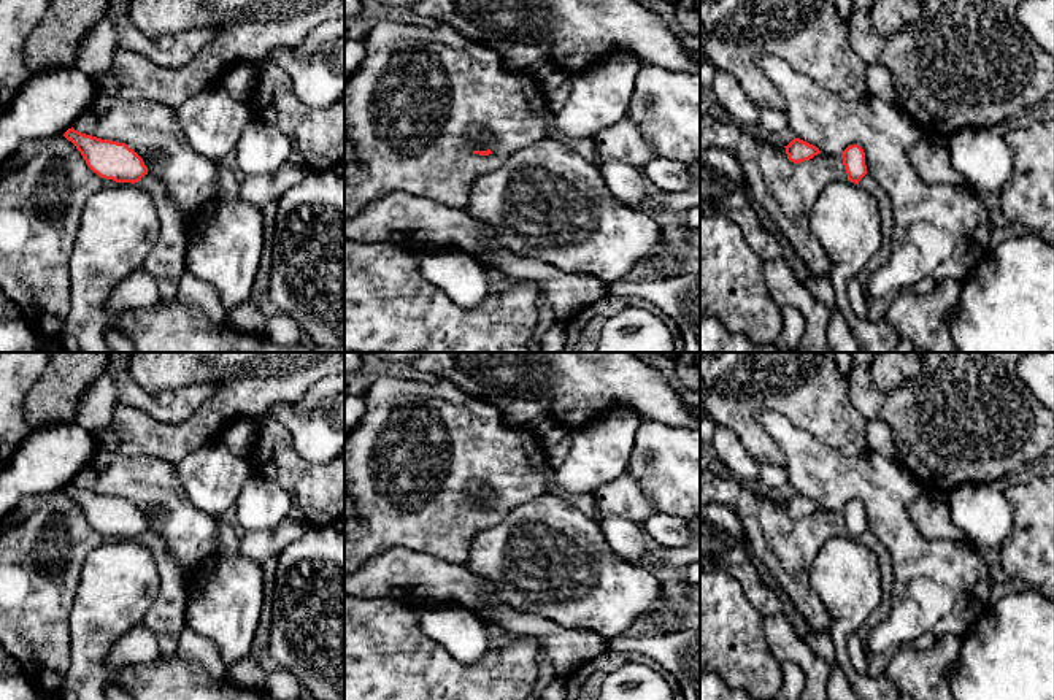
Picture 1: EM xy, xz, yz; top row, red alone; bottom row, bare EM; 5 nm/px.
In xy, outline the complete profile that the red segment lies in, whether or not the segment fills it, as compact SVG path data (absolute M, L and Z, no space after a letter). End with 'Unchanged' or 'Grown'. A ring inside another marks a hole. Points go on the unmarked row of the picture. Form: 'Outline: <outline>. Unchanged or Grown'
Outline: M73 483L63 492L76 502L87 522L100 533L135 540L148 530L143 514L125 498L86 490Z. Unchanged

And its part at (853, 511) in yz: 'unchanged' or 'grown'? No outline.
unchanged

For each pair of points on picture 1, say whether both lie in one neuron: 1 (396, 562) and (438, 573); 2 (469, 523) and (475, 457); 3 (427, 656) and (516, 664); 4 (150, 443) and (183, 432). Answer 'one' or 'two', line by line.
1: one
2: one
3: one
4: one

